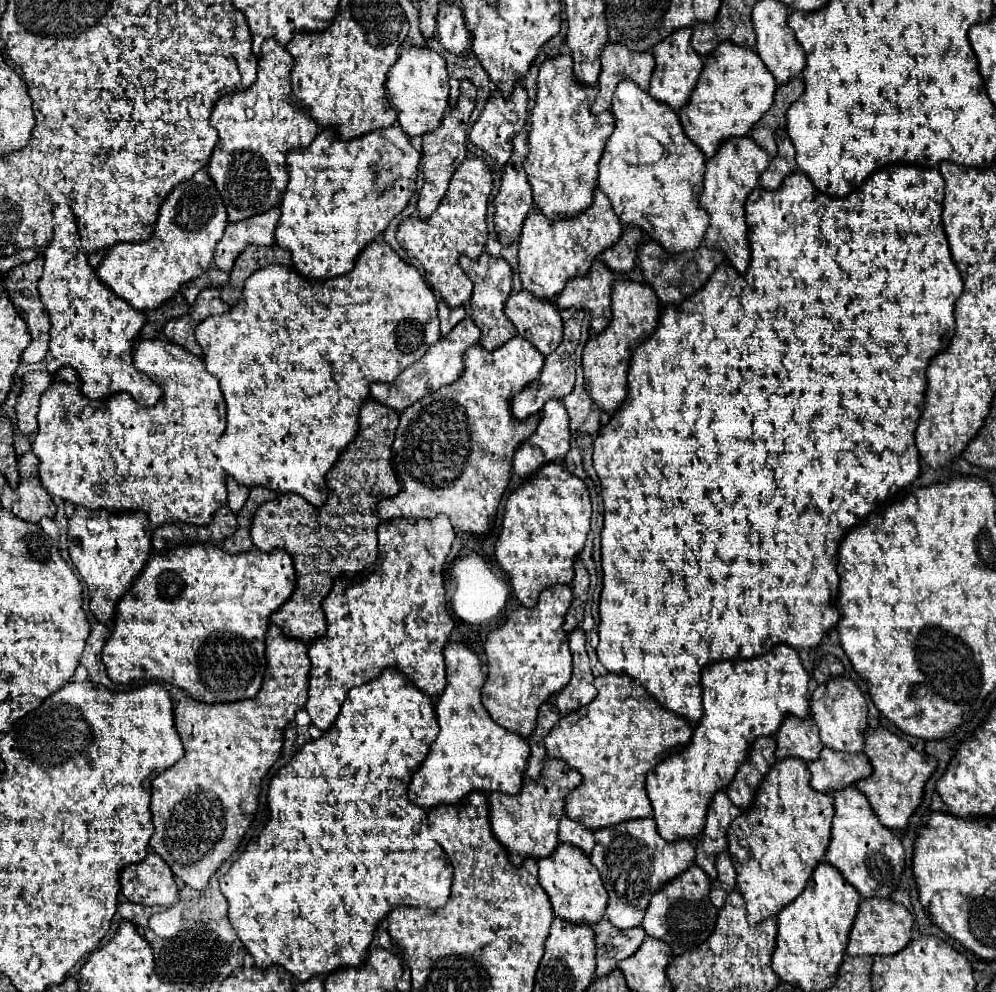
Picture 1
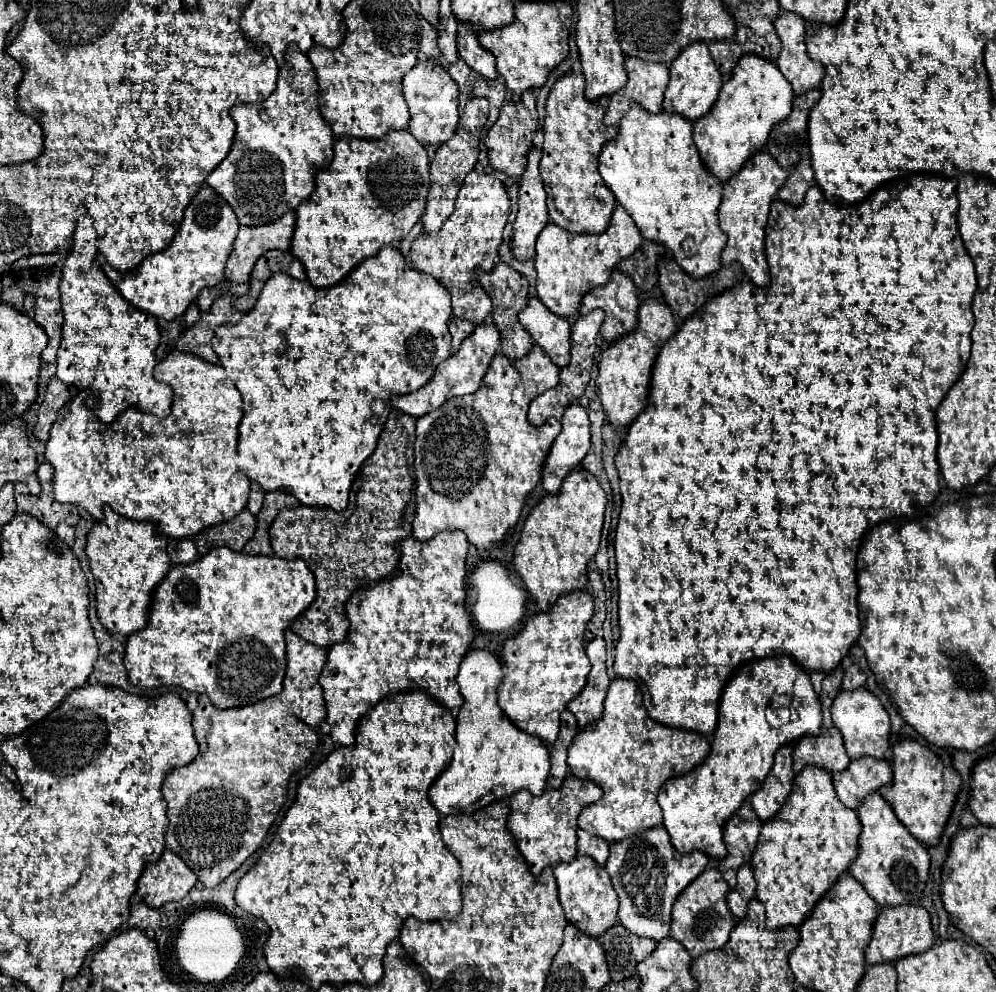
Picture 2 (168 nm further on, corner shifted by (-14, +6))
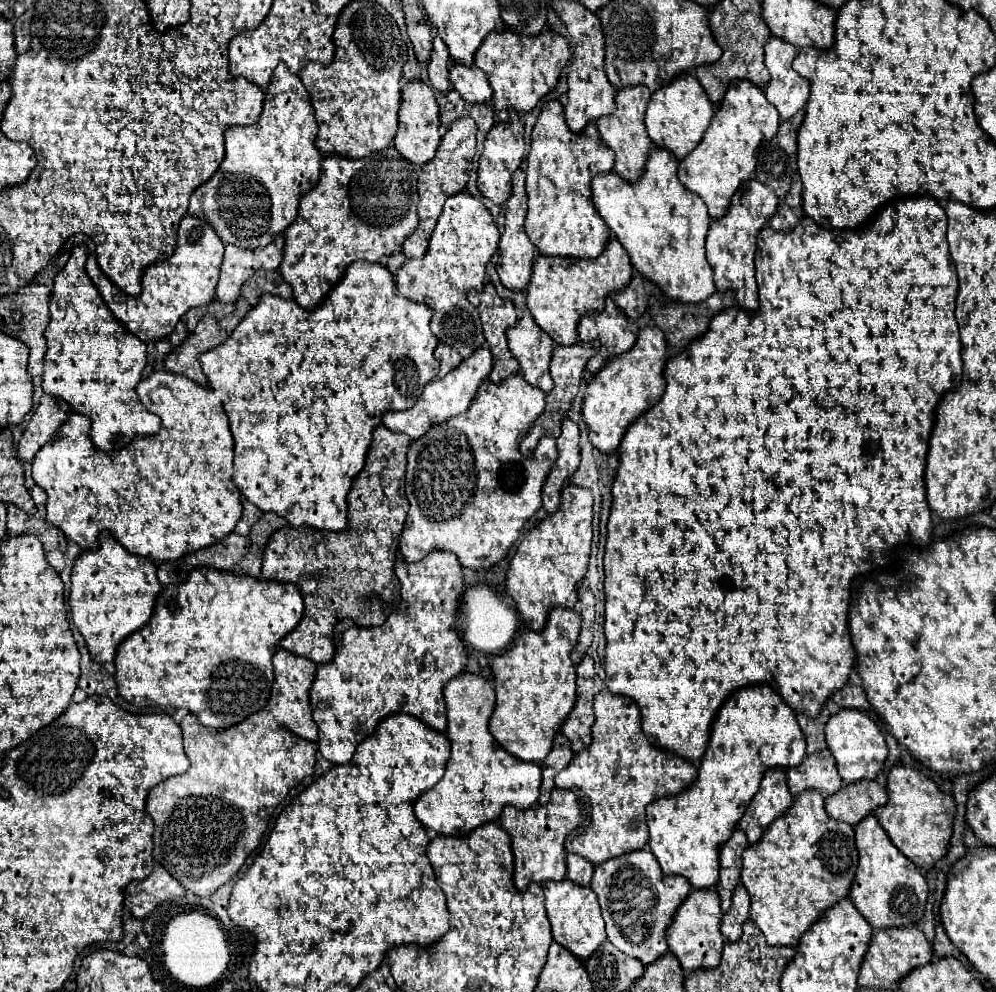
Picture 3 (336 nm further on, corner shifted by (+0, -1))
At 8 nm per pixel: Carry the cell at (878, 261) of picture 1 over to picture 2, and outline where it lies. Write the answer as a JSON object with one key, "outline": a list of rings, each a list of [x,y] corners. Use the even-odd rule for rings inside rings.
{"outline":[[[913,174],[913,176],[901,176],[897,180],[891,180],[885,188],[875,190],[867,200],[861,204],[853,204],[847,208],[839,208],[829,204],[823,198],[823,192],[817,186],[811,186],[803,206],[791,206],[781,200],[775,200],[771,204],[771,214],[767,222],[767,262],[771,268],[771,288],[757,288],[751,282],[741,282],[733,286],[731,290],[723,292],[721,296],[711,298],[703,310],[695,312],[695,316],[687,318],[681,326],[681,330],[665,342],[661,348],[655,368],[653,368],[653,380],[651,380],[651,392],[649,392],[649,404],[647,408],[635,418],[635,422],[629,426],[627,440],[621,446],[619,454],[615,456],[615,466],[619,470],[621,478],[621,496],[623,506],[619,514],[619,524],[615,532],[615,556],[617,556],[617,578],[619,578],[619,626],[621,636],[615,644],[615,676],[635,680],[643,692],[643,702],[647,708],[647,714],[651,720],[659,724],[667,724],[671,728],[683,728],[691,732],[701,732],[703,736],[711,734],[717,728],[717,706],[719,696],[731,678],[735,670],[751,660],[767,658],[767,656],[791,656],[799,666],[803,666],[807,672],[821,672],[829,674],[833,672],[843,656],[849,652],[849,648],[857,642],[861,634],[861,622],[859,622],[859,610],[857,610],[857,576],[855,576],[855,564],[857,564],[857,552],[859,544],[863,542],[863,536],[867,534],[867,528],[875,528],[875,524],[883,524],[883,520],[893,520],[895,516],[911,518],[917,516],[921,510],[929,508],[937,494],[939,494],[939,464],[937,464],[937,424],[935,424],[935,410],[949,392],[949,388],[959,380],[963,370],[967,368],[967,360],[971,356],[971,330],[975,325],[975,318],[971,312],[971,300],[977,290],[977,278],[975,278],[975,266],[971,256],[967,254],[963,240],[957,230],[957,180],[949,180],[935,174]]]}

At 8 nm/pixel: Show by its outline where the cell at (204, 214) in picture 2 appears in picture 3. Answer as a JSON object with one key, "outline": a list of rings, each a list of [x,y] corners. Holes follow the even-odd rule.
{"outline":[[[185,215],[177,229],[177,245],[169,259],[157,261],[143,269],[141,295],[105,295],[105,277],[99,273],[99,279],[93,279],[103,301],[111,313],[139,339],[163,339],[167,337],[177,321],[185,315],[187,309],[207,305],[215,297],[215,285],[219,279],[219,267],[223,261],[223,243],[201,217]]]}

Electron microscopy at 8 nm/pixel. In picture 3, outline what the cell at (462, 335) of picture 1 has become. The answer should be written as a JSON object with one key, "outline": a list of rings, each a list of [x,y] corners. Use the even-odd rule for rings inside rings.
{"outline":[[[481,347],[481,349],[473,351],[473,355],[469,355],[467,359],[463,359],[463,361],[461,361],[453,371],[449,371],[445,377],[435,377],[435,379],[431,379],[431,381],[425,385],[421,397],[417,399],[417,403],[415,403],[411,409],[407,409],[407,411],[387,411],[387,413],[383,415],[383,425],[389,427],[391,431],[407,433],[407,435],[413,437],[413,439],[421,437],[433,423],[441,423],[441,421],[445,421],[445,419],[449,419],[449,417],[453,417],[453,415],[463,413],[463,411],[469,407],[471,399],[475,397],[475,391],[477,391],[479,383],[489,375],[491,367],[493,367],[493,357],[491,357],[489,349],[483,349],[483,347]]]}

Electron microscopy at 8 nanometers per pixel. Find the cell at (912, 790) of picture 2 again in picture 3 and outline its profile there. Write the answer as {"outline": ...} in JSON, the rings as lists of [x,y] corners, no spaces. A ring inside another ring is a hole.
{"outline":[[[893,765],[887,773],[887,805],[879,807],[873,815],[887,831],[899,851],[911,859],[919,869],[931,869],[945,853],[951,837],[951,825],[955,817],[955,801],[943,793],[935,781],[909,765]]]}

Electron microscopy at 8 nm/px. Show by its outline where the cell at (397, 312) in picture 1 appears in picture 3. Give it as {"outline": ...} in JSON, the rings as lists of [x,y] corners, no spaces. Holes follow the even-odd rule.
{"outline":[[[369,261],[351,263],[347,267],[343,279],[337,283],[337,287],[331,289],[331,293],[323,299],[321,305],[317,305],[309,311],[305,311],[293,299],[291,301],[281,299],[281,297],[271,295],[271,293],[261,295],[257,305],[233,329],[229,339],[225,339],[215,349],[199,355],[199,363],[203,367],[203,373],[209,379],[209,387],[221,397],[225,413],[229,417],[229,427],[231,427],[231,433],[235,439],[233,483],[243,493],[243,497],[249,499],[253,505],[257,505],[261,511],[273,511],[277,515],[285,517],[293,527],[311,525],[315,529],[343,531],[347,527],[347,493],[349,493],[353,477],[363,469],[373,429],[381,423],[381,417],[385,411],[405,411],[405,409],[413,407],[413,403],[421,395],[421,389],[439,373],[439,361],[433,355],[439,341],[429,329],[431,317],[433,317],[433,311],[425,303],[405,299],[397,291],[393,275],[389,273],[389,269],[385,265],[369,263]]]}

